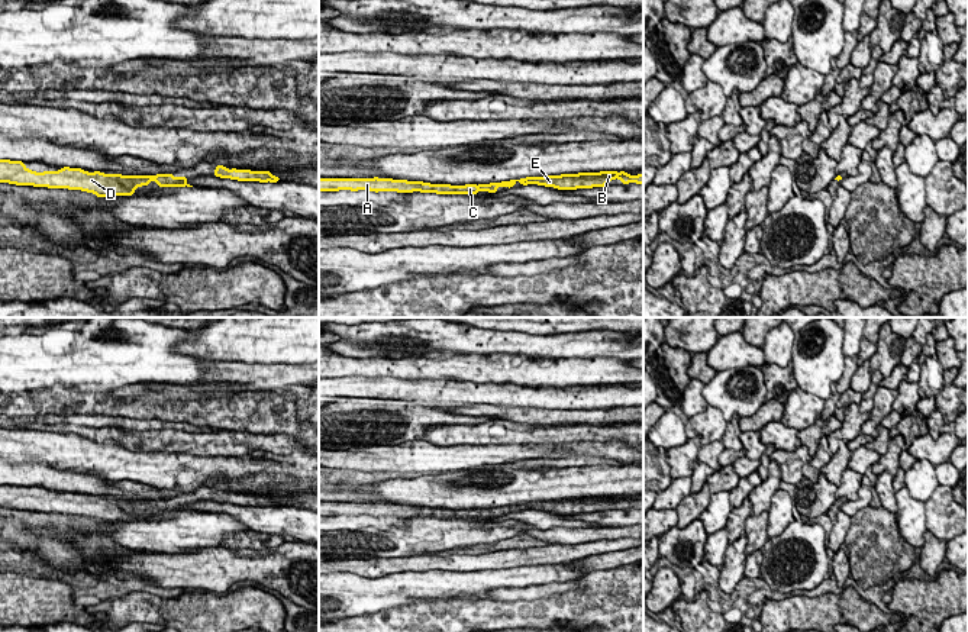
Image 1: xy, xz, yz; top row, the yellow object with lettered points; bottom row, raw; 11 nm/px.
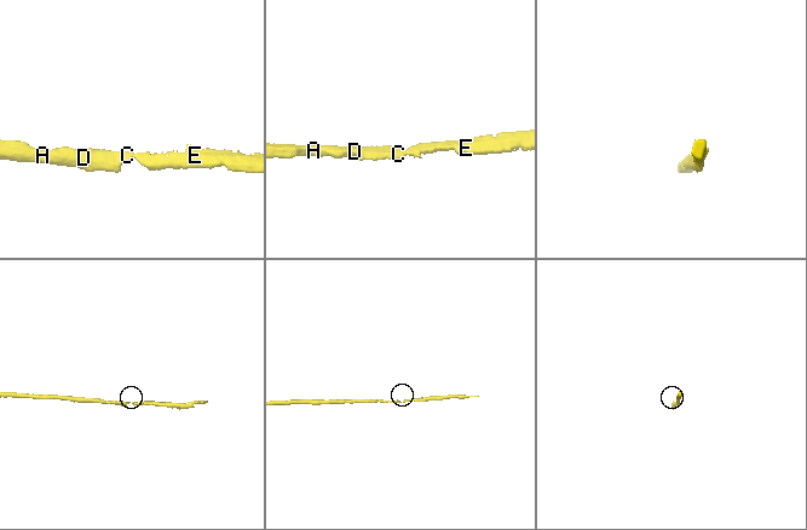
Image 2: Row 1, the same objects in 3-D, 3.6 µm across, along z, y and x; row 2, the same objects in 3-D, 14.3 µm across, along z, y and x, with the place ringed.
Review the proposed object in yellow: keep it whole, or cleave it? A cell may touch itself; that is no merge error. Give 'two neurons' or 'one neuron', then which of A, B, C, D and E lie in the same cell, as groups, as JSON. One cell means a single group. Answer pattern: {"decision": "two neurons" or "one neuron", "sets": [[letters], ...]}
{"decision": "one neuron", "sets": [["A", "B", "C", "D", "E"]]}

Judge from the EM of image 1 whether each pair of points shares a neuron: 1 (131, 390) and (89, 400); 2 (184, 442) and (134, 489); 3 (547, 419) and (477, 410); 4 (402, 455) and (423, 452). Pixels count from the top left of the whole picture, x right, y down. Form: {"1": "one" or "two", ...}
{"1": "two", "2": "two", "3": "one", "4": "one"}

